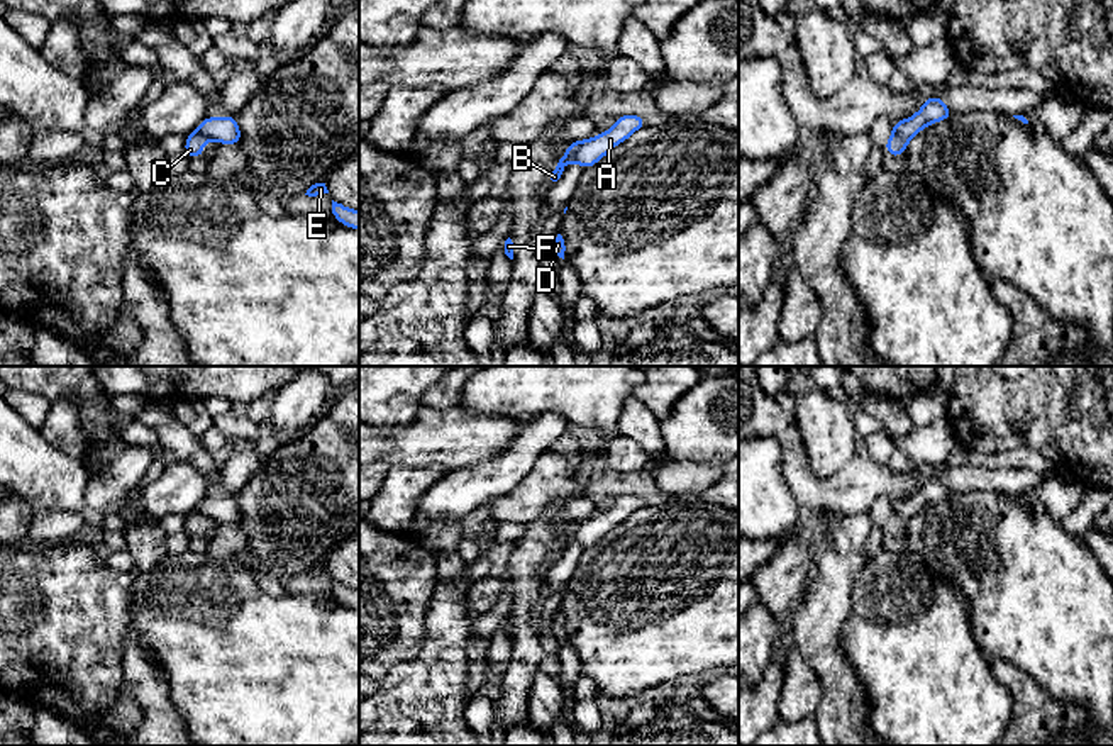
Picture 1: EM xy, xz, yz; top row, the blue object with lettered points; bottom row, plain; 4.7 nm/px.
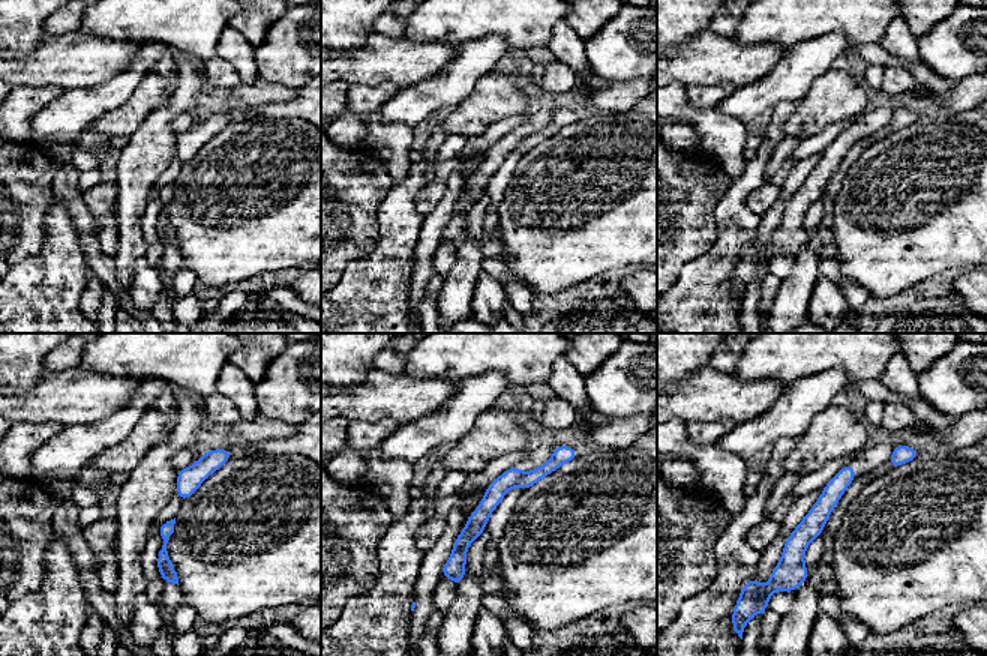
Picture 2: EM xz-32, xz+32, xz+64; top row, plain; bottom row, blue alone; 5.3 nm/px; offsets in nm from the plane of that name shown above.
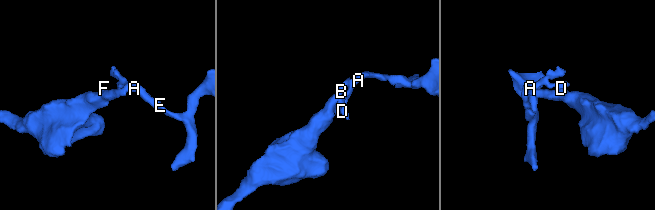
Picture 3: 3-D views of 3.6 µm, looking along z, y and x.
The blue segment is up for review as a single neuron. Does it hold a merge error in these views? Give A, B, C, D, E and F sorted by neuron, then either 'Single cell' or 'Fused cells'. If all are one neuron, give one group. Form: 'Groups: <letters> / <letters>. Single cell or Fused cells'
Groups: A D E / B C F. Fused cells

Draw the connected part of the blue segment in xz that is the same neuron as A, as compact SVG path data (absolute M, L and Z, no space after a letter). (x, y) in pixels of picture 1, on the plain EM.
M627 493L615 498L610 510L581 521L574 541L583 548L590 549L595 543L603 539L617 524L627 521L635 510L647 505L647 500L635 493Z

